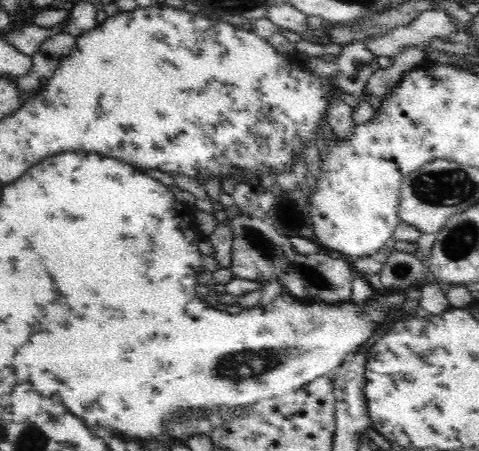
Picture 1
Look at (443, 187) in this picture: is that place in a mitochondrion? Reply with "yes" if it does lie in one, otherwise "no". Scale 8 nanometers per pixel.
yes

